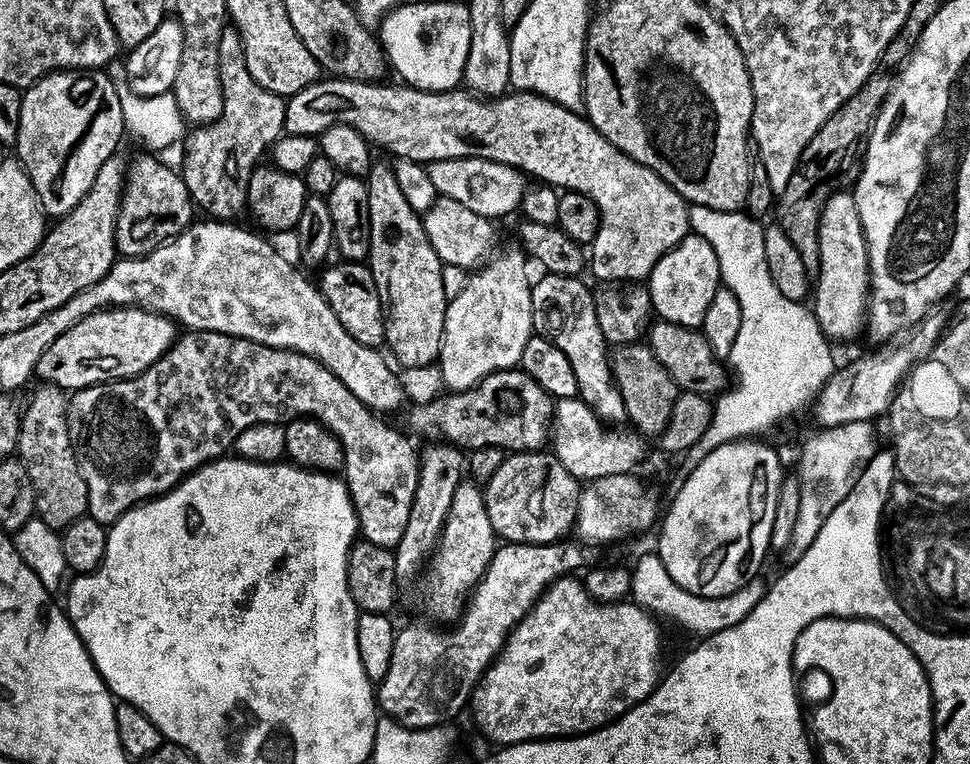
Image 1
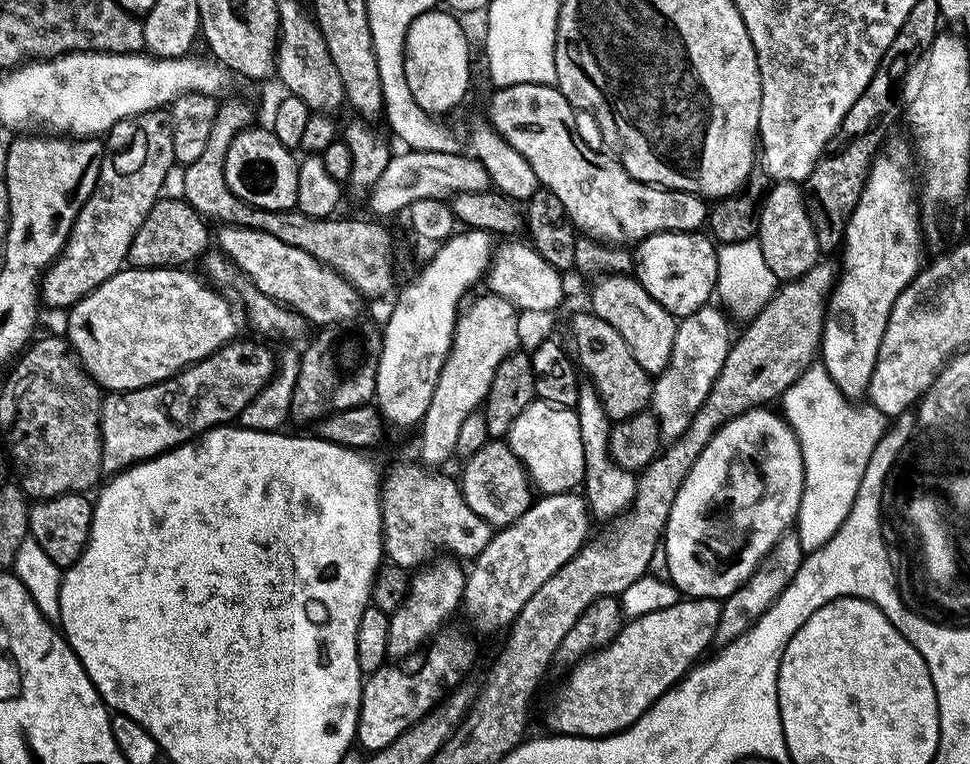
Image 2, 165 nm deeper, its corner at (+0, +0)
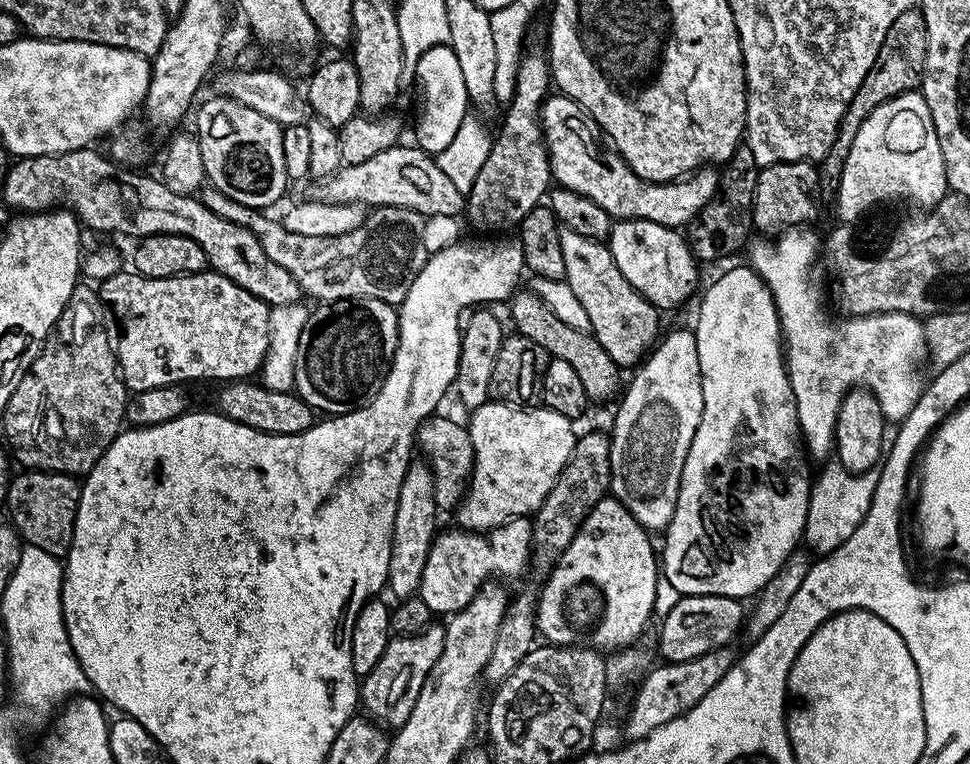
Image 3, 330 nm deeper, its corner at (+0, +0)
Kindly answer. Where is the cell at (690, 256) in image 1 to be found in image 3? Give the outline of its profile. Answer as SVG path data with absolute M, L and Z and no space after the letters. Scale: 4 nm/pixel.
M616 220L606 241L622 278L638 290L657 310L676 308L692 296L700 280L698 261L688 249L688 241L675 228L649 220Z

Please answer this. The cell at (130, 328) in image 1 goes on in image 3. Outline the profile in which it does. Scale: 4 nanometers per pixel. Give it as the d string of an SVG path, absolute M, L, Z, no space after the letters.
M121 270L113 274L108 280L99 285L98 295L108 305L111 315L120 323L120 336L118 332L118 343L115 345L116 359L120 362L120 374L124 378L124 385L128 387L129 393L135 394L161 388L167 384L187 385L187 380L220 380L219 382L231 382L252 378L259 373L264 364L266 352L270 346L270 314L269 305L258 299L254 294L247 292L242 286L230 282L220 272L205 270L196 272L193 276L171 276L170 278L150 278L141 276L135 270Z

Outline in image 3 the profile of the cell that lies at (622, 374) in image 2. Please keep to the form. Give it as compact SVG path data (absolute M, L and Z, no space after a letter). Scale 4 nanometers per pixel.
M531 290L517 291L511 297L511 304L512 324L516 327L513 329L519 335L538 342L538 346L542 346L542 350L546 350L549 357L562 362L570 362L570 366L576 371L578 379L586 389L589 401L608 400L612 395L615 397L621 391L622 369L620 365L614 363L610 354L606 354L606 350L602 350L600 343L591 335L566 326L566 322L561 322L554 314L554 310L550 310L550 306L546 306L546 302L542 302L542 298L538 298Z

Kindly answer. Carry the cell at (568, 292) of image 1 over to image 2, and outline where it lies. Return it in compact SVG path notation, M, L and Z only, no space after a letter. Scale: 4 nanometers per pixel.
M581 383L578 402L575 406L576 417L578 418L578 430L580 431L580 441L584 451L584 478L582 481L583 491L589 509L600 516L615 518L631 504L636 497L637 473L629 472L627 468L618 466L608 453L608 439L612 433L612 424L609 421L606 410L600 401L600 395L591 383Z

